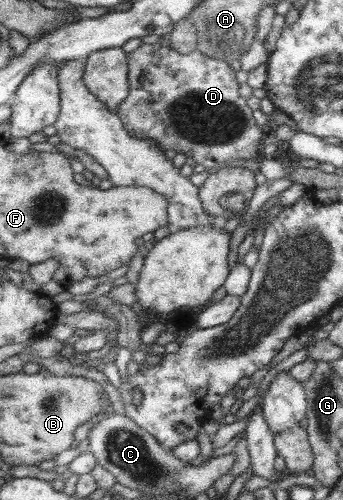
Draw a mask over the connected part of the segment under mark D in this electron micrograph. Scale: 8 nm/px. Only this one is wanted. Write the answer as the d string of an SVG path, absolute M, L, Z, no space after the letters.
M157 42L154 44L142 43L136 50L127 53L127 65L130 92L128 96L122 100L122 104L116 108L115 112L119 115L124 130L127 130L132 138L148 138L150 142L156 142L156 146L158 146L160 150L175 150L176 154L185 154L196 160L197 164L201 164L207 170L214 168L215 164L224 164L224 162L228 162L228 160L258 160L263 157L261 151L265 146L263 141L266 134L262 131L262 128L258 126L254 117L252 117L252 109L246 104L246 99L240 96L235 71L226 61L204 56L200 50L192 51L190 54L180 54L180 52L176 52L176 50L170 48L167 43Z

